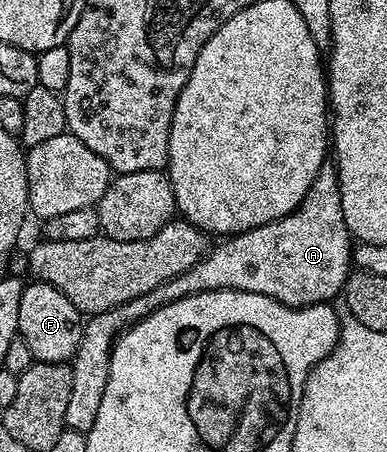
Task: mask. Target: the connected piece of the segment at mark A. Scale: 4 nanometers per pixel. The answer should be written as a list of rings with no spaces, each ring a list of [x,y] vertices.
[[[328,159],[316,171],[316,179],[312,179],[312,187],[308,187],[308,195],[288,215],[278,221],[264,223],[255,229],[227,236],[218,246],[211,248],[188,271],[168,279],[168,283],[160,283],[152,291],[132,299],[115,309],[93,314],[83,324],[80,347],[72,358],[72,395],[68,399],[68,407],[64,411],[66,429],[87,433],[96,423],[96,414],[100,411],[100,402],[104,400],[104,387],[108,387],[108,371],[110,370],[110,352],[120,334],[131,325],[142,321],[151,313],[176,299],[184,299],[189,293],[203,293],[217,289],[235,289],[236,291],[252,291],[256,295],[268,295],[268,299],[276,299],[293,309],[302,309],[305,305],[321,305],[333,302],[334,296],[341,294],[346,288],[346,279],[352,272],[352,238],[348,231],[348,223],[344,223],[344,207],[340,204],[340,179],[338,166]]]

